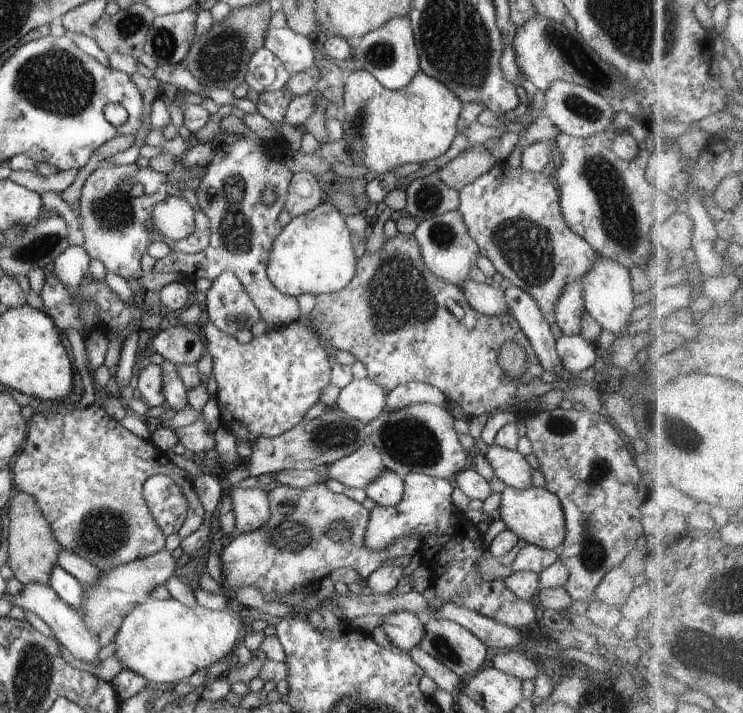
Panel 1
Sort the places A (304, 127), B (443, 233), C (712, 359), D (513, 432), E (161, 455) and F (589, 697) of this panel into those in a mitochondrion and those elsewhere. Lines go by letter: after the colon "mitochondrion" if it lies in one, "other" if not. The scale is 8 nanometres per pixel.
A: other
B: mitochondrion
C: other
D: other
E: other
F: other

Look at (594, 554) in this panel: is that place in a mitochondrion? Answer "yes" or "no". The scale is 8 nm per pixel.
yes

